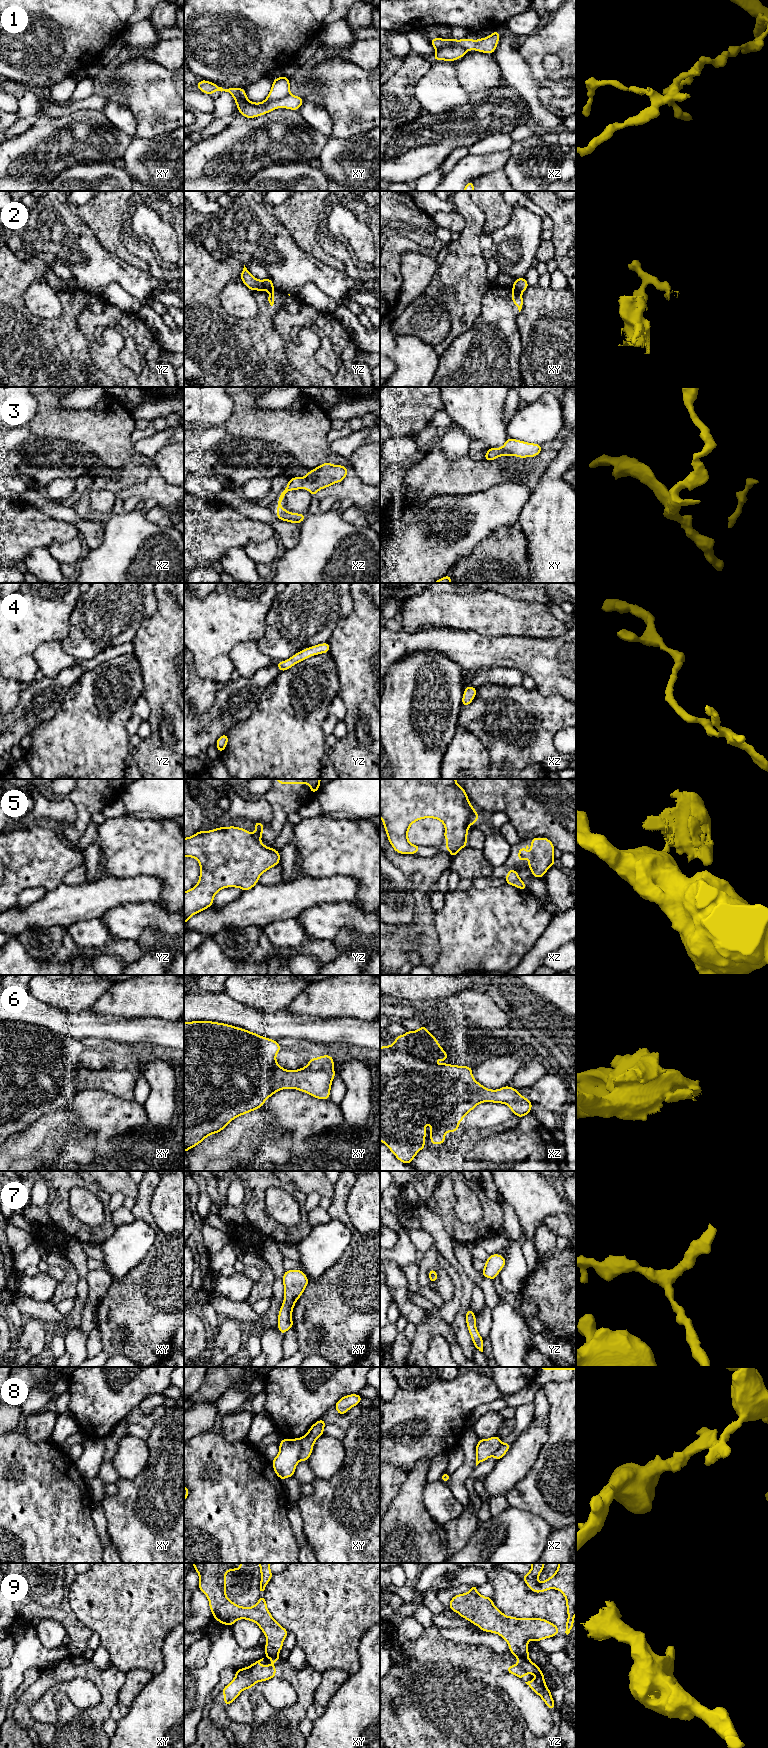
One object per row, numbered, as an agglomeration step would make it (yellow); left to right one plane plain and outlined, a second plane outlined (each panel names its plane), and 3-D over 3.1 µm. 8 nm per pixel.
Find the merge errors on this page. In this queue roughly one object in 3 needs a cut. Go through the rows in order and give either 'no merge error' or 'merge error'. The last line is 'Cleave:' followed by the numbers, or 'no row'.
1: merge error
2: merge error
3: no merge error
4: no merge error
5: merge error
6: no merge error
7: no merge error
8: merge error
9: merge error
Cleave: 1, 2, 5, 8, 9

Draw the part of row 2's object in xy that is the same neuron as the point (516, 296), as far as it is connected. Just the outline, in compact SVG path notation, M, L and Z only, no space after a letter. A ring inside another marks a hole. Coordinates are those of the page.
M512 288L511 299L520 312L523 307L522 293L517 291L516 289Z

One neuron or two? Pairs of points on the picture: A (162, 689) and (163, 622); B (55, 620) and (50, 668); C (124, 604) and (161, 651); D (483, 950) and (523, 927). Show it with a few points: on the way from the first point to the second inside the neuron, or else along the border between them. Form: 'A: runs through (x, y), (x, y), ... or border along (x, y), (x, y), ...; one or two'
A: runs through (163, 672), (163, 639); one
B: border along (60, 640), (46, 640), (33, 653); two
C: border along (155, 606), (155, 611), (144, 619), (130, 641); two
D: runs through (493, 940), (506, 927), (513, 927); one

